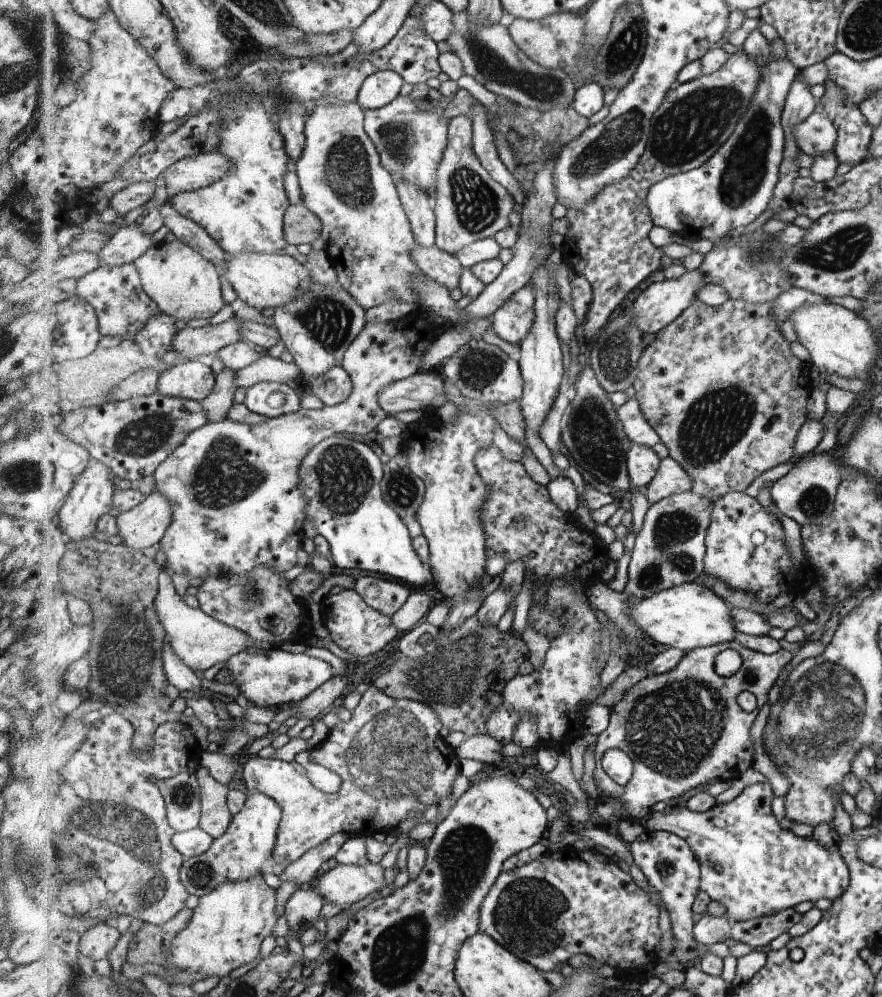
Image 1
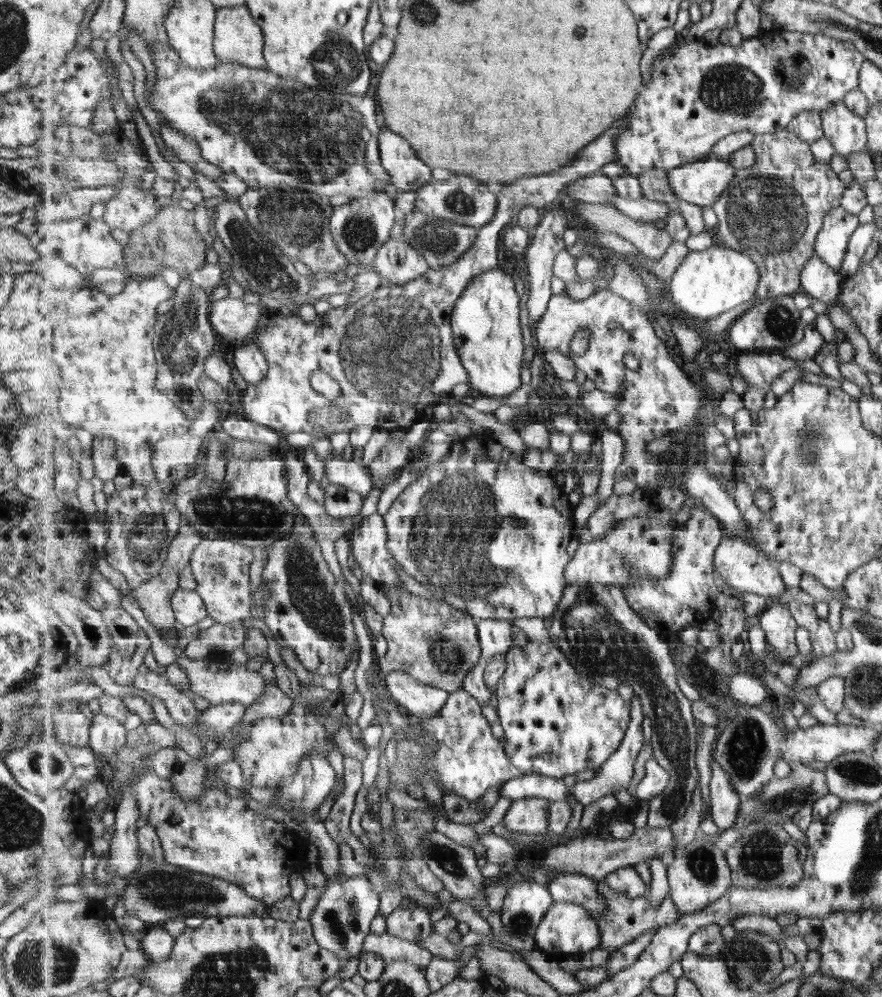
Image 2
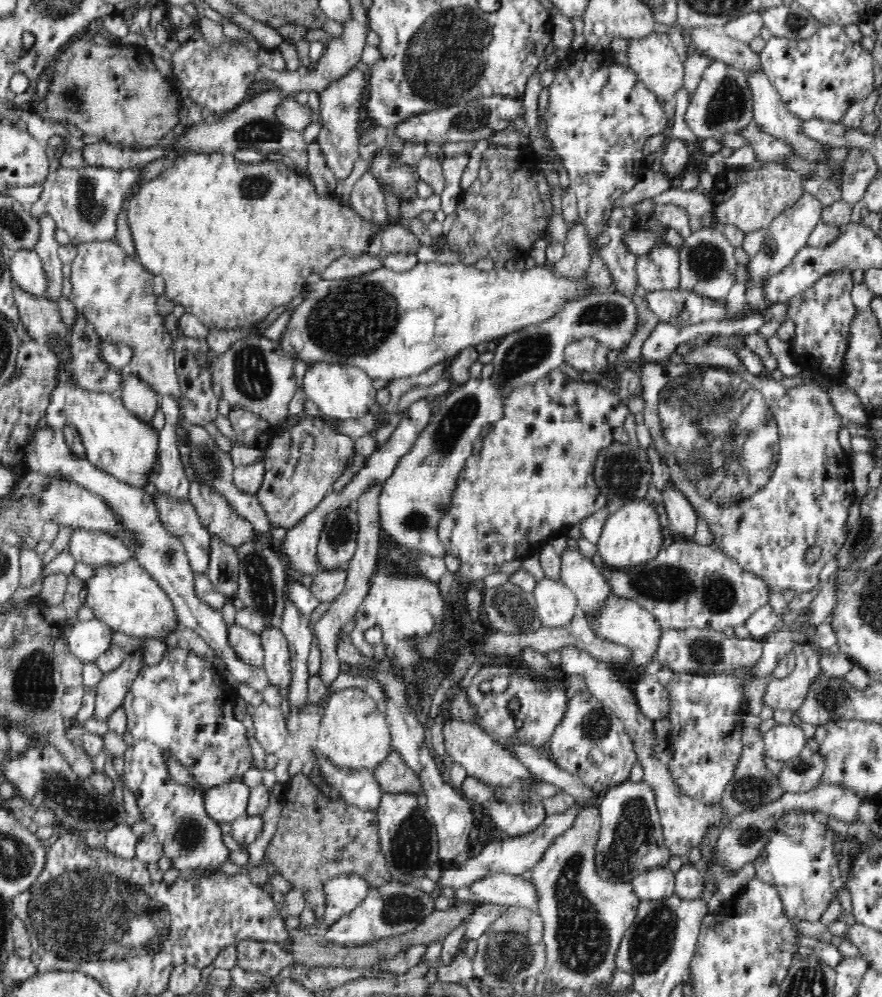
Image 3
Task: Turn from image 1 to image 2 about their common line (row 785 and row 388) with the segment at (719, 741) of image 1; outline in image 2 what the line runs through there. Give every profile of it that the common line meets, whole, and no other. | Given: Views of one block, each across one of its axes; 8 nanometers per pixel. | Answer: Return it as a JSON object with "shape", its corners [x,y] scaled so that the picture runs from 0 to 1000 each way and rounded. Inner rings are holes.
{"shape":[[[690,289],[684,290],[681,292],[677,292],[676,294],[672,294],[663,301],[659,302],[650,302],[645,297],[636,294],[632,296],[627,296],[624,302],[624,305],[621,306],[621,309],[619,313],[615,317],[615,321],[612,322],[612,325],[610,326],[609,335],[607,335],[607,345],[610,348],[616,348],[618,350],[618,353],[626,352],[628,354],[635,354],[637,356],[641,356],[642,358],[645,358],[649,362],[652,362],[652,365],[655,367],[655,370],[661,372],[664,376],[664,379],[667,381],[670,381],[676,386],[676,389],[680,392],[684,391],[684,393],[690,393],[692,395],[701,395],[704,393],[704,387],[706,387],[706,384],[709,384],[709,393],[706,394],[706,400],[702,402],[701,407],[698,408],[698,413],[704,416],[705,423],[698,430],[701,434],[706,438],[706,441],[709,441],[709,460],[706,460],[706,464],[704,464],[704,469],[702,471],[702,474],[707,478],[712,479],[719,484],[721,484],[721,487],[723,489],[727,489],[731,492],[739,492],[745,489],[749,489],[749,487],[759,487],[759,483],[765,484],[768,486],[768,482],[764,482],[761,480],[761,469],[768,465],[768,457],[763,455],[763,453],[759,453],[759,455],[738,455],[736,451],[734,451],[734,445],[738,443],[738,441],[743,441],[743,439],[749,439],[749,437],[754,437],[760,431],[769,431],[774,430],[780,427],[793,425],[796,415],[798,413],[798,409],[802,409],[802,405],[804,405],[804,397],[802,397],[802,393],[799,393],[799,389],[797,387],[793,387],[777,371],[772,370],[772,367],[763,361],[763,357],[756,353],[756,347],[754,347],[753,341],[749,339],[749,337],[746,336],[747,333],[743,332],[743,329],[740,328],[740,325],[738,321],[736,321],[736,317],[734,317],[731,312],[728,312],[727,310],[723,310],[720,308],[713,301],[710,301],[709,299],[705,299],[702,295],[697,295],[695,292],[690,291]],[[692,326],[701,326],[697,328],[696,331],[690,328]],[[660,332],[667,332],[667,351],[662,354],[662,356],[652,356],[649,351],[649,344],[650,341],[655,337],[655,334],[659,334]],[[711,355],[715,355],[721,361],[724,361],[726,368],[724,370],[713,370],[711,368],[711,364],[709,364],[709,357]]]}

